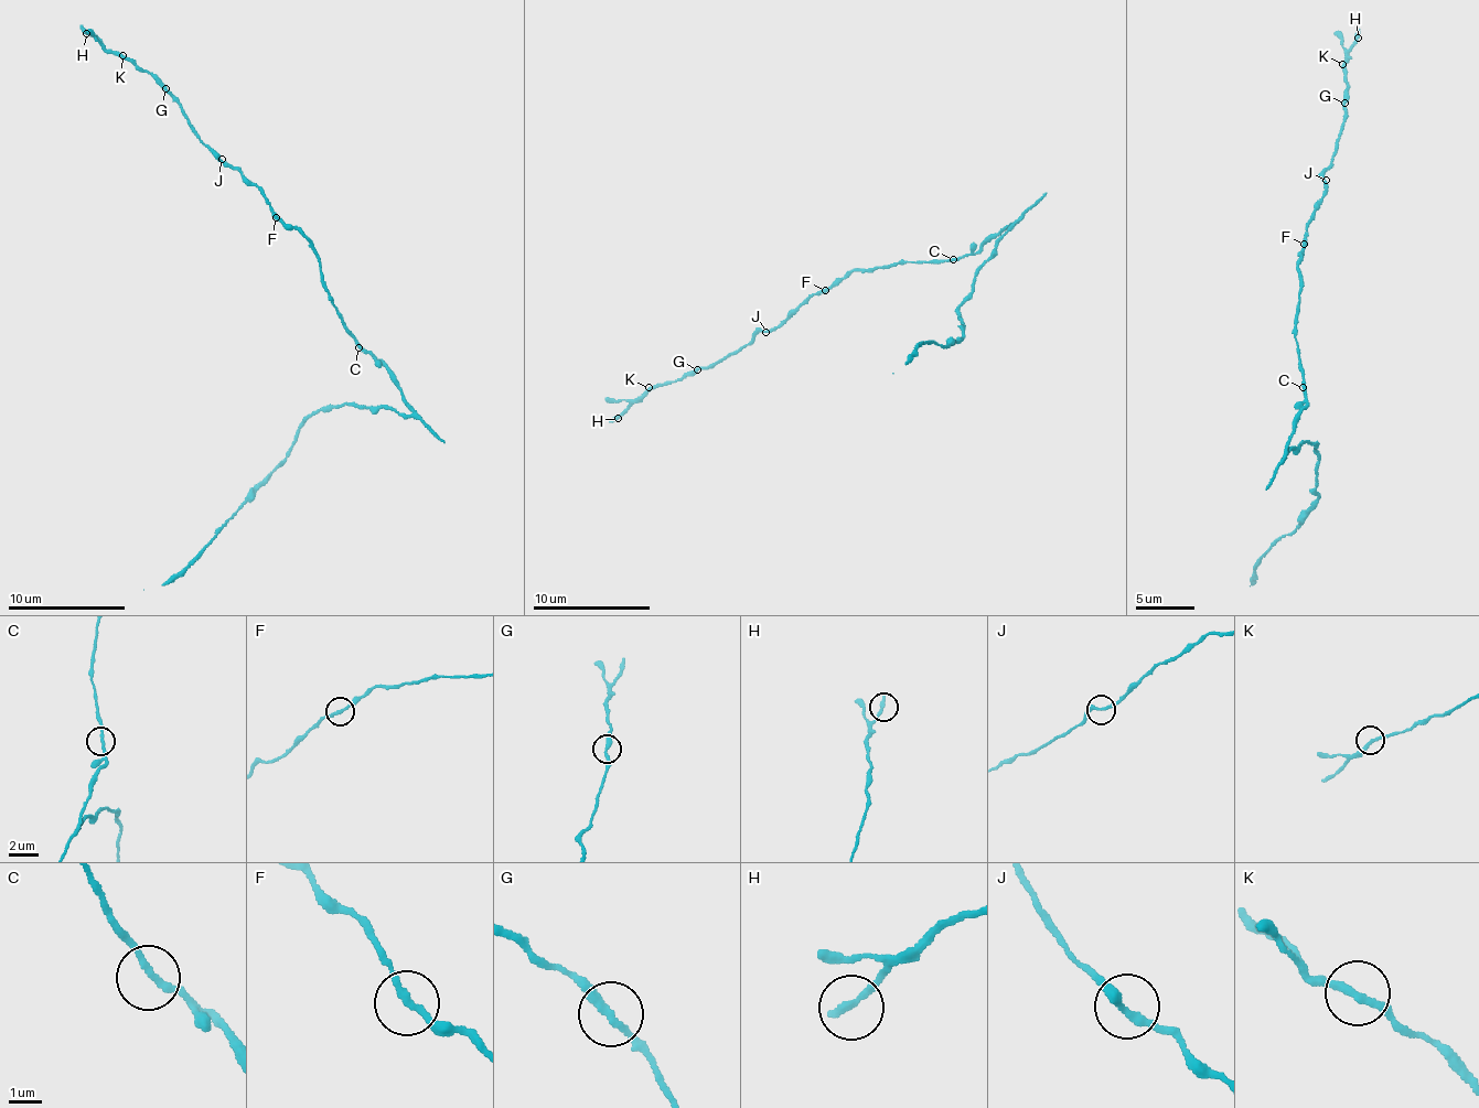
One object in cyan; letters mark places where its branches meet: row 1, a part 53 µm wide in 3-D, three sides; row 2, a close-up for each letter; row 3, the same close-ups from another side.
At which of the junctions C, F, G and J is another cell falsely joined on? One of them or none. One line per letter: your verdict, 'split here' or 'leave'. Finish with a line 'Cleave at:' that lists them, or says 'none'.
C: leave
F: leave
G: leave
J: leave
Cleave at: none

